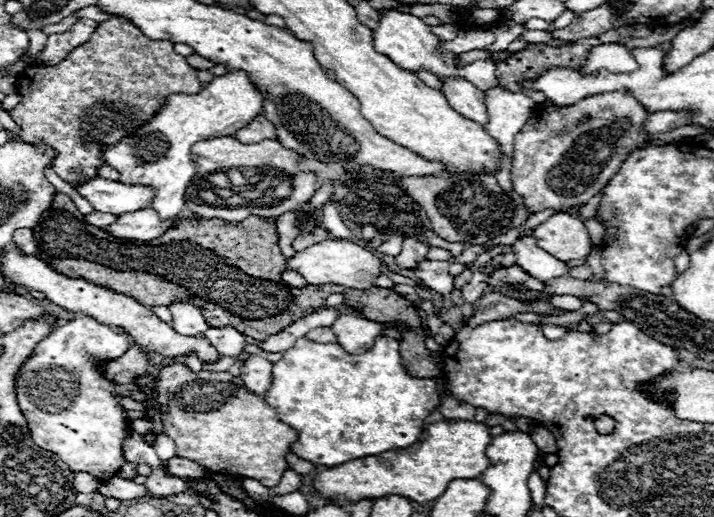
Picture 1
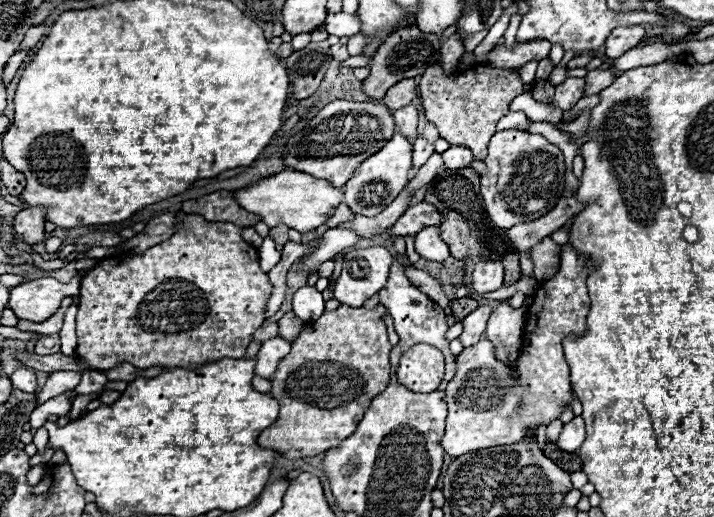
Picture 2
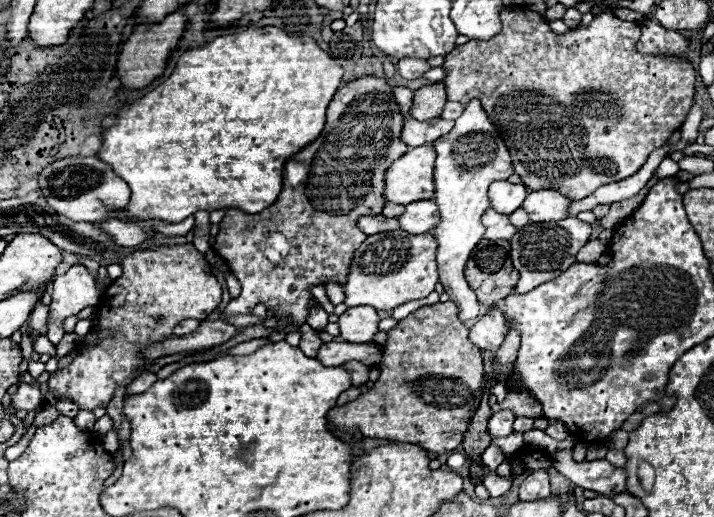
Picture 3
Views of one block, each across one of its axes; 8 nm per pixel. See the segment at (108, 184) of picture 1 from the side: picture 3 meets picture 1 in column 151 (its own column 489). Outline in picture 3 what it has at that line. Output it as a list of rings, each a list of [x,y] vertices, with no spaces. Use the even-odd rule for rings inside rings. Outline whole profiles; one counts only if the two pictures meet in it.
[[[496,180],[488,190],[488,200],[496,212],[512,214],[522,206],[528,192],[530,190],[524,184],[510,184],[506,180]]]

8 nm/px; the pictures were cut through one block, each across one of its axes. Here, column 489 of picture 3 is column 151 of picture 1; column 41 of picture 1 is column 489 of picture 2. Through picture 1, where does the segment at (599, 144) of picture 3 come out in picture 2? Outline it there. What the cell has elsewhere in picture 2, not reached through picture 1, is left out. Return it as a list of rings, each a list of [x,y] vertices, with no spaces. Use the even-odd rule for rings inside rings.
[[[434,64],[422,74],[418,92],[422,98],[426,118],[436,124],[440,136],[450,144],[468,146],[474,158],[484,160],[488,142],[496,132],[498,120],[508,114],[510,102],[516,96],[528,92],[530,88],[532,86],[522,84],[518,70],[502,70],[502,68],[476,64],[464,70],[462,74],[454,72],[452,76],[446,76],[440,64]]]

